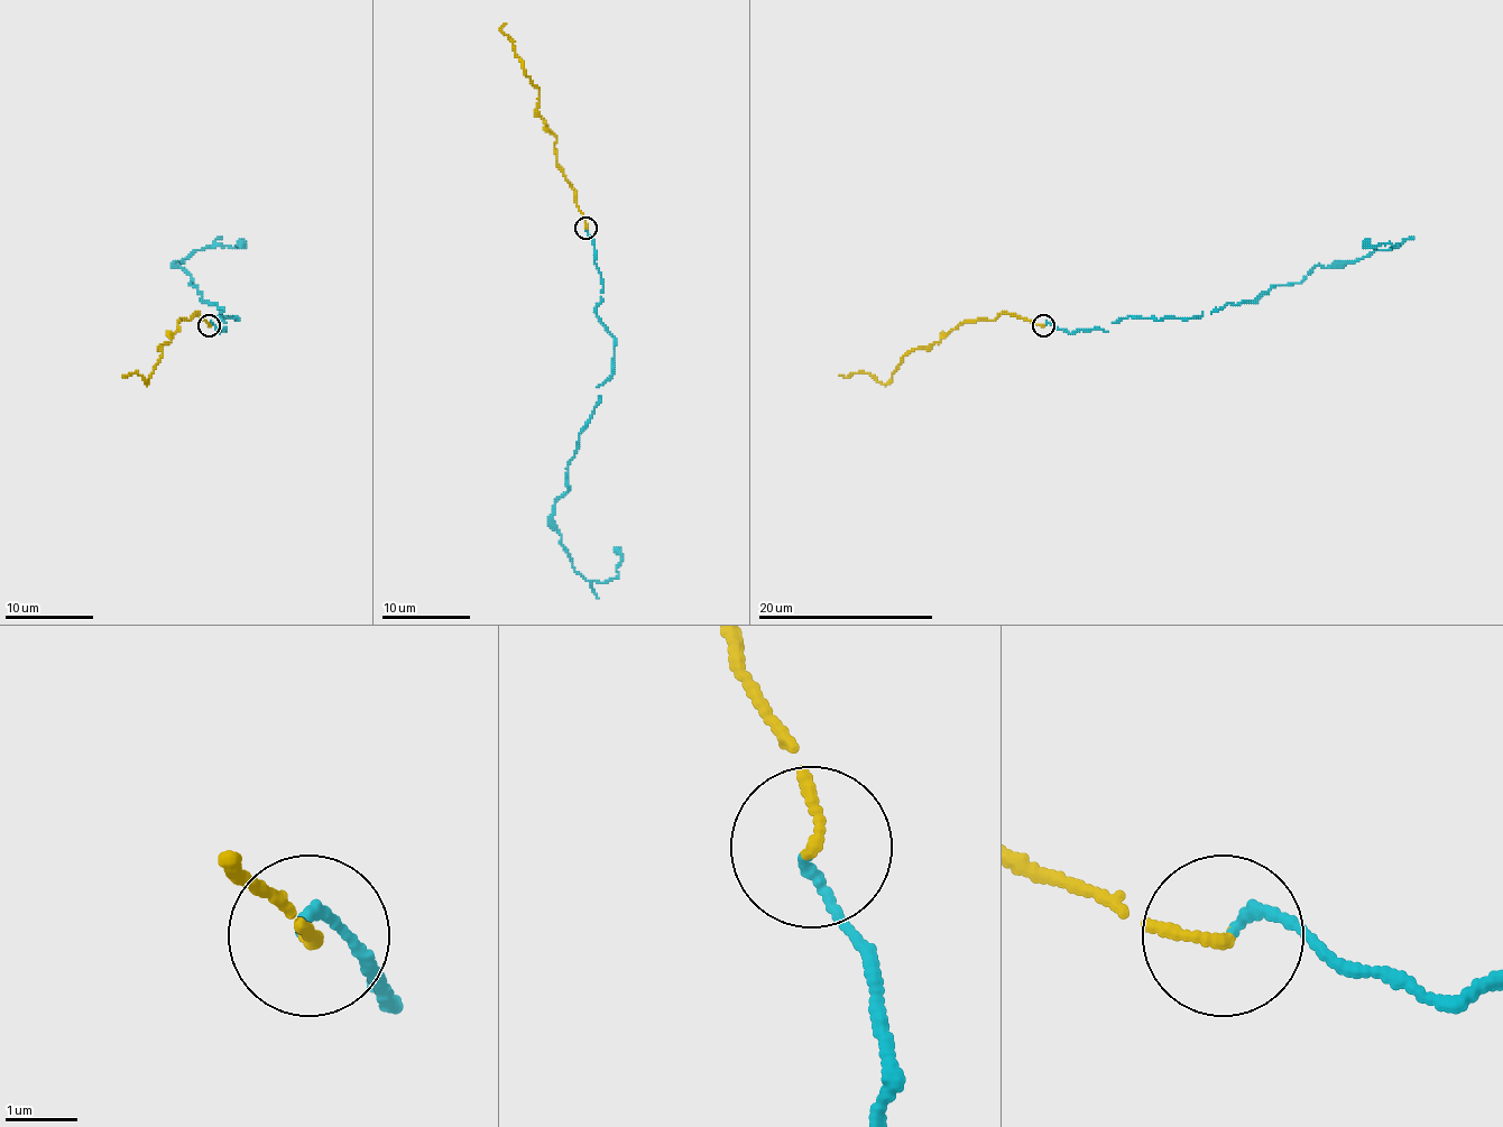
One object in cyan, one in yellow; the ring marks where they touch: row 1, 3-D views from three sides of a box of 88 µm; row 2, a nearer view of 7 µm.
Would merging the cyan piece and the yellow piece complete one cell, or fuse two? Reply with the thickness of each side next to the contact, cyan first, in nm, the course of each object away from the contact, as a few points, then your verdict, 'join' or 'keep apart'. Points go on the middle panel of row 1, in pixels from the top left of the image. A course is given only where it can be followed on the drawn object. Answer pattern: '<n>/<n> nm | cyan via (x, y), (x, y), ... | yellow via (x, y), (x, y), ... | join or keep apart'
130/150 nm | cyan via (586, 228), (614, 371), (598, 387), (552, 525), (588, 580), (618, 573), (614, 547) | yellow via (586, 228), (574, 188), (556, 165), (556, 136), (536, 111), (538, 90), (501, 30), (506, 24) | join

